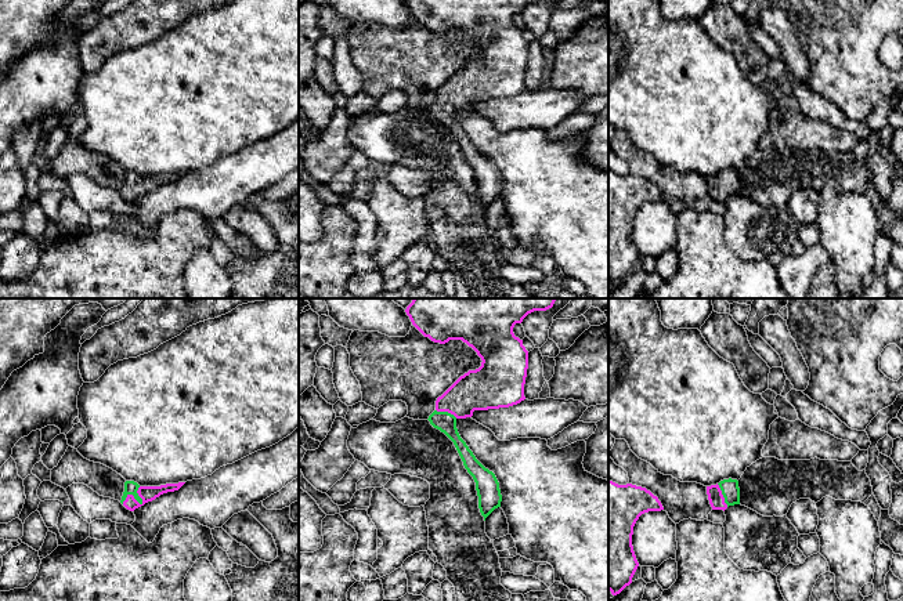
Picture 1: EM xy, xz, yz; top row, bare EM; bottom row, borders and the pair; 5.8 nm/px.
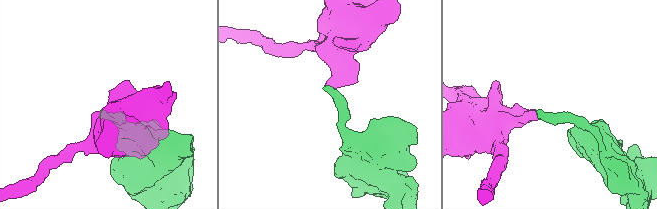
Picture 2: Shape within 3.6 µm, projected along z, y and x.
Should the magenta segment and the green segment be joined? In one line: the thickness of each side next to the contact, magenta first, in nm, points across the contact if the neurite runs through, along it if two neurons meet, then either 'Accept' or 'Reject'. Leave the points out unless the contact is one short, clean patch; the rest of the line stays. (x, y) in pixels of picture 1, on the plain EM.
Thickness 90 nm (magenta) against 80 nm. Path across: xy (148, 184), (137, 192), (130, 177). Accept

